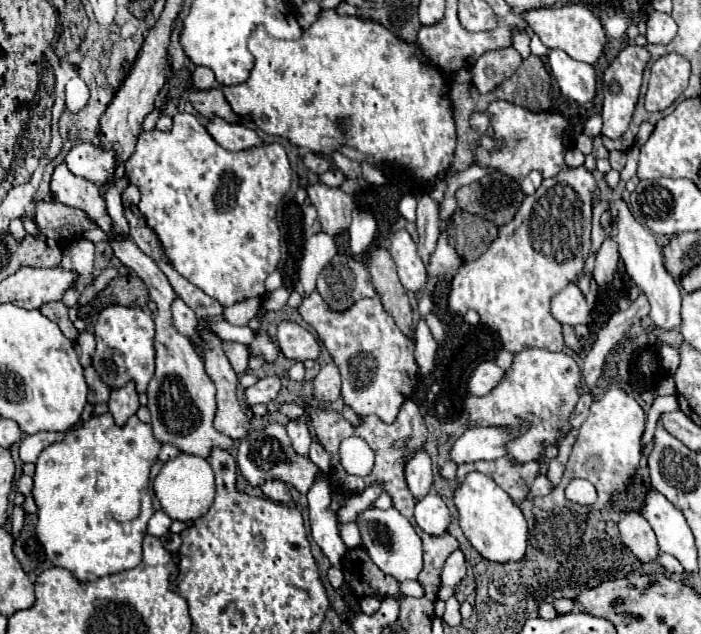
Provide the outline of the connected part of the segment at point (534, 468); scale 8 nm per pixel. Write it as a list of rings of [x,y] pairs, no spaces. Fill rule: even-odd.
[[[500,457],[494,461],[474,461],[474,463],[464,463],[458,467],[458,481],[466,477],[470,471],[480,471],[488,477],[492,477],[508,495],[514,503],[520,503],[526,499],[526,493],[532,485],[532,481],[538,477],[538,463],[518,463],[514,459]]]

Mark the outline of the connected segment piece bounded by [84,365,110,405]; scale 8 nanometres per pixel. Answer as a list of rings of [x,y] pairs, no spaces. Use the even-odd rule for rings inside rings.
[[[90,367],[84,369],[84,375],[86,375],[86,383],[88,383],[88,403],[90,405],[96,405],[96,403],[106,403],[108,397],[110,397],[110,391],[108,387],[100,381],[98,373]]]

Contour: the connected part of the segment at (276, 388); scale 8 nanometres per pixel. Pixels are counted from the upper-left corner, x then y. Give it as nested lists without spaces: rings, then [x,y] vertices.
[[[264,377],[256,385],[246,389],[246,393],[244,393],[246,403],[248,405],[256,405],[256,403],[268,405],[268,403],[276,401],[276,397],[280,393],[280,387],[282,387],[282,383],[280,383],[278,377]]]

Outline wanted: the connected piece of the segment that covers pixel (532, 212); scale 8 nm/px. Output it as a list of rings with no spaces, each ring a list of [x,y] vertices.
[[[564,167],[556,177],[544,179],[540,189],[534,195],[524,197],[516,217],[512,223],[500,227],[498,239],[488,247],[484,255],[474,259],[472,263],[464,263],[456,277],[452,279],[452,291],[448,297],[450,311],[464,315],[468,309],[478,311],[484,325],[494,329],[504,349],[510,353],[520,353],[528,347],[562,351],[562,323],[552,319],[550,299],[560,293],[568,283],[576,281],[582,271],[586,257],[590,255],[590,229],[592,229],[592,193],[596,191],[596,179],[592,173],[580,167]]]

